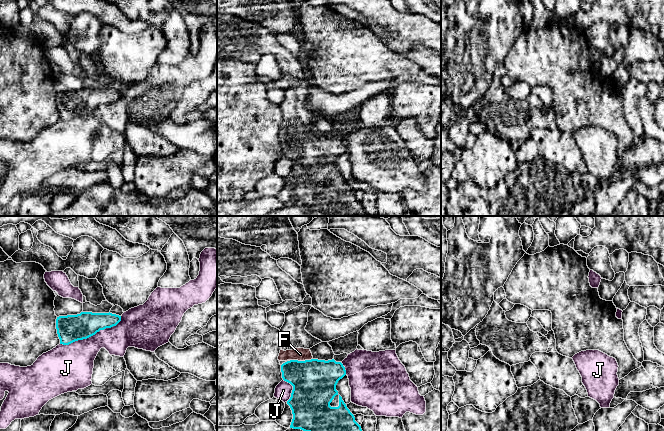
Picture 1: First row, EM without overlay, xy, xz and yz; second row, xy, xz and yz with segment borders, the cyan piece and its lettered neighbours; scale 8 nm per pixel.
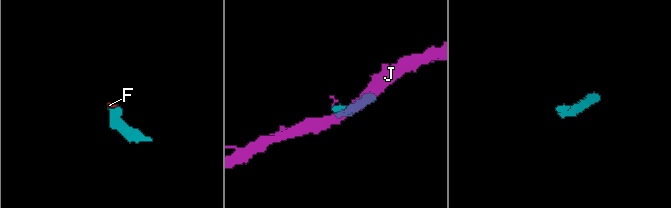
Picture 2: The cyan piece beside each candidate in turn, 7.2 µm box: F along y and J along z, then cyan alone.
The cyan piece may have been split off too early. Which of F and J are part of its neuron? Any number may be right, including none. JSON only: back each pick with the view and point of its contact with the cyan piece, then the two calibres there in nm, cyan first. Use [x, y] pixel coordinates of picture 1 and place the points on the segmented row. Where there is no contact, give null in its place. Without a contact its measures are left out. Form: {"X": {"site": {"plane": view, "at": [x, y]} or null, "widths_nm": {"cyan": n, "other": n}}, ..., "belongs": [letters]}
{"F": {"site": {"plane": "xz", "at": [301, 361]}, "widths_nm": {"cyan": 360, "other": 110}}, "belongs": ["F"]}

